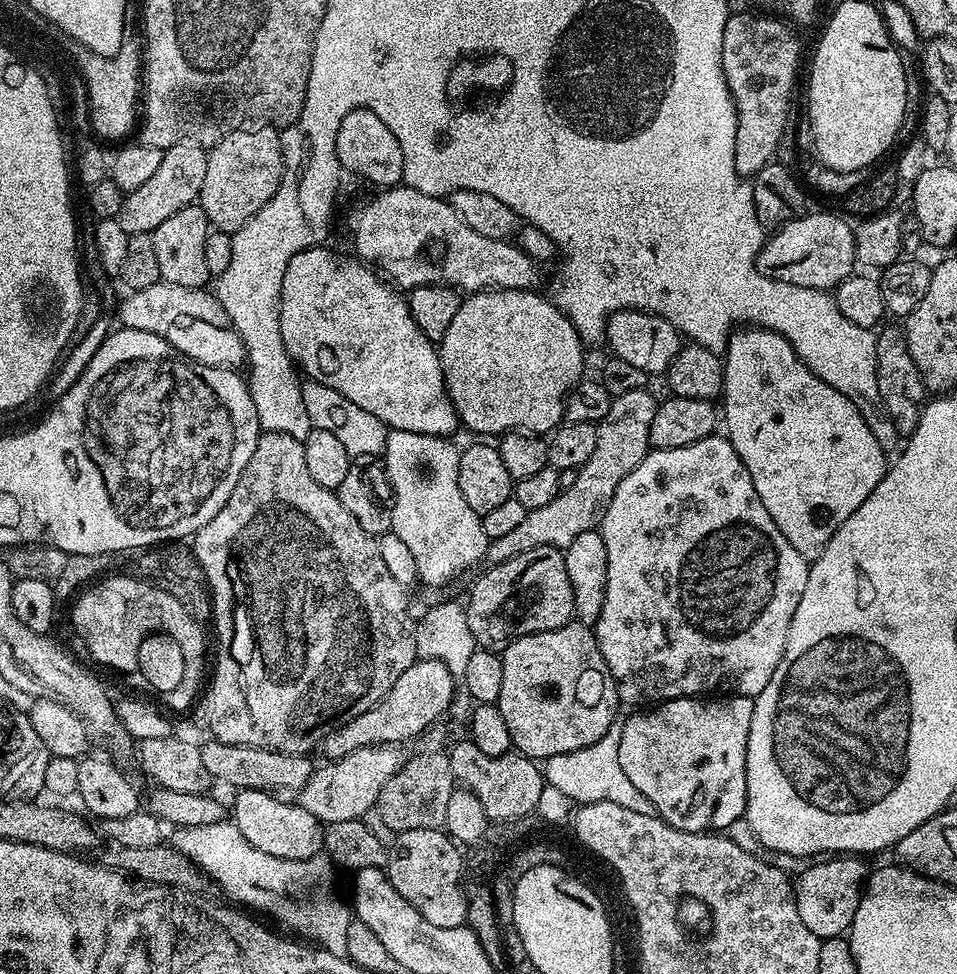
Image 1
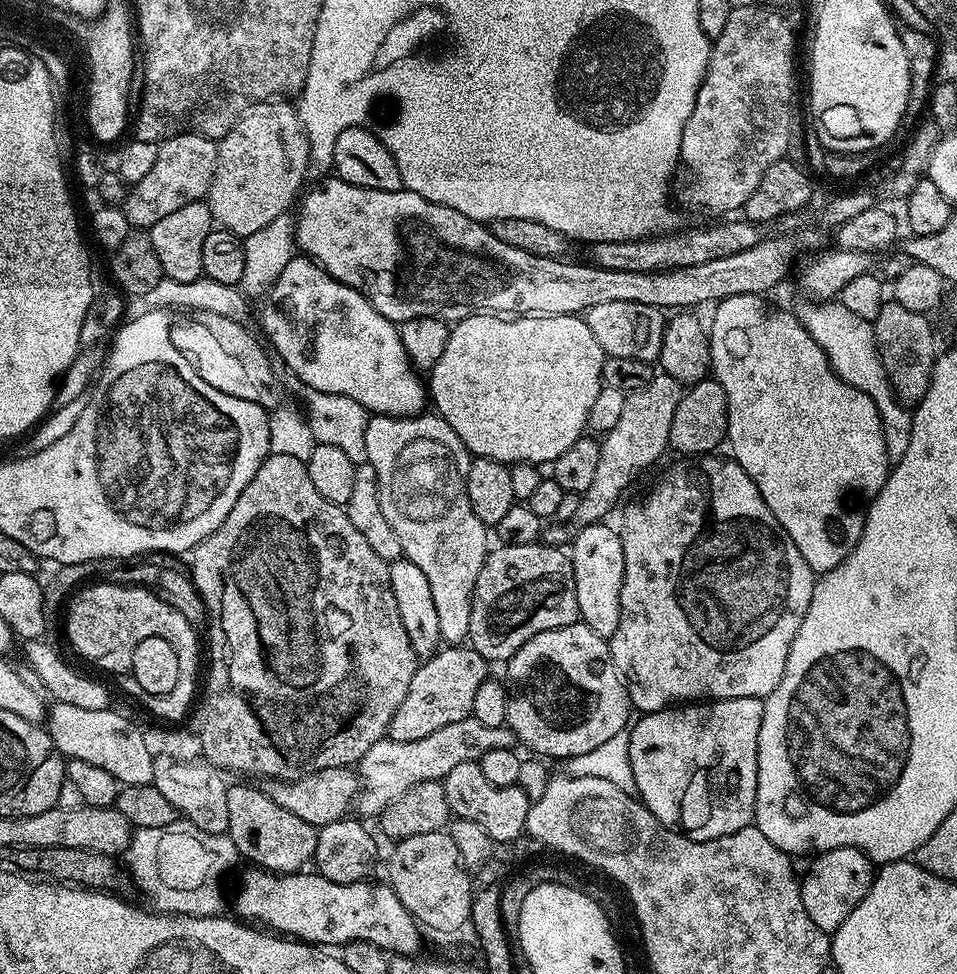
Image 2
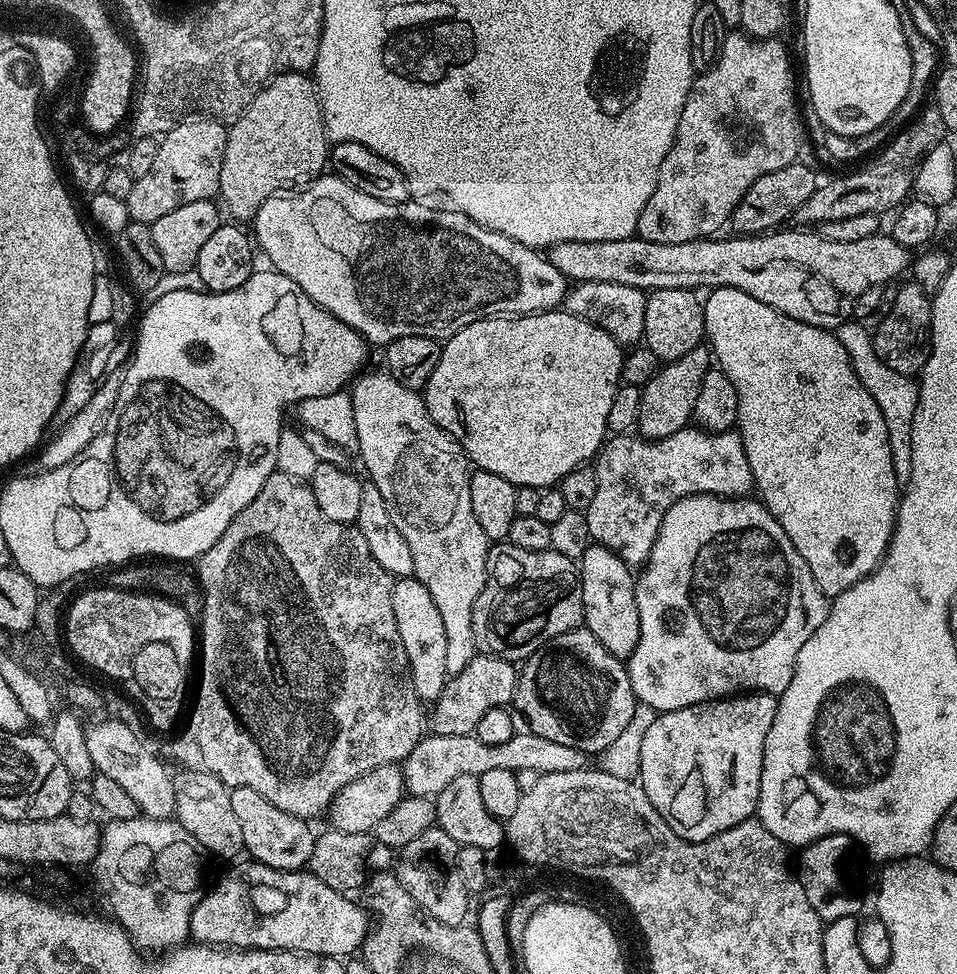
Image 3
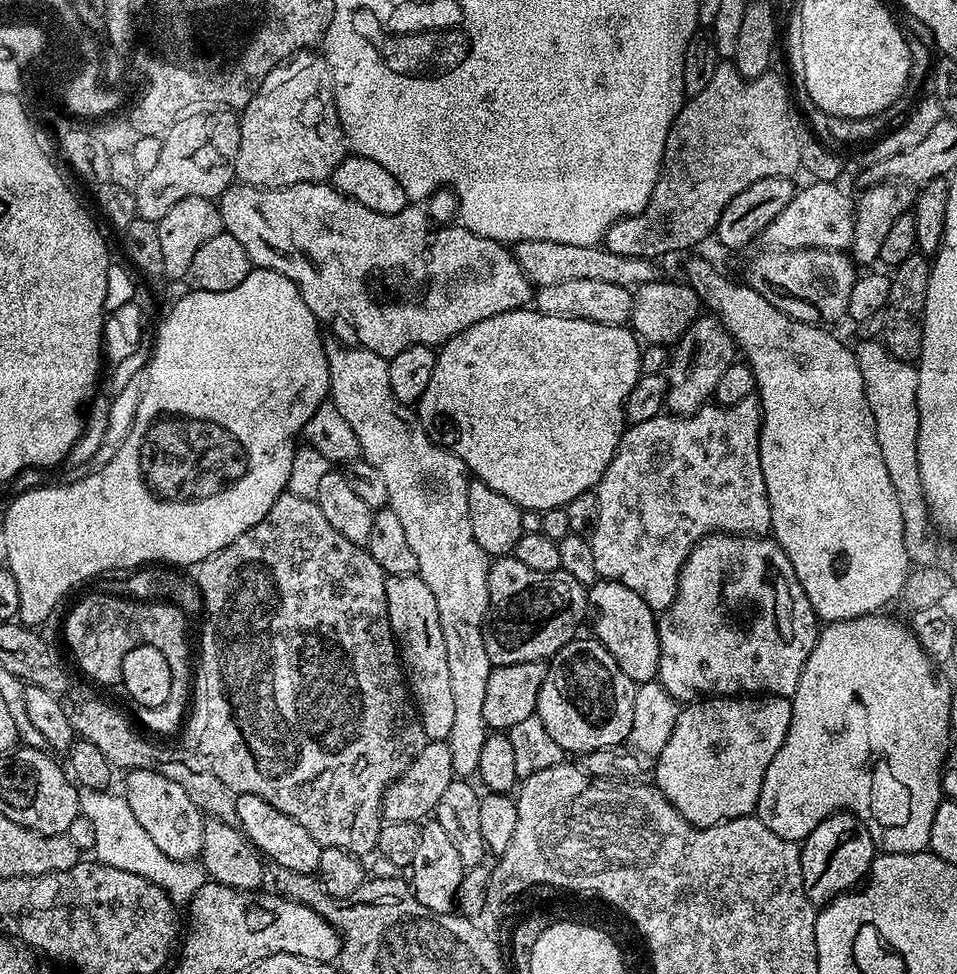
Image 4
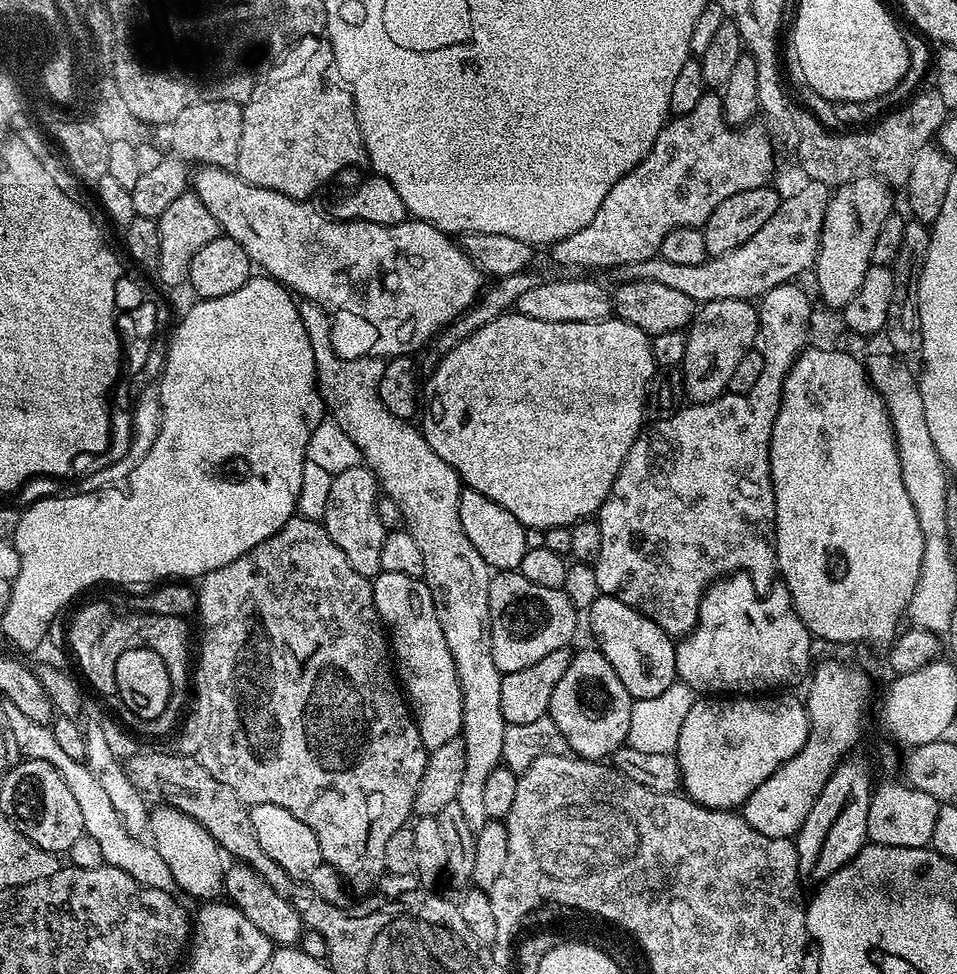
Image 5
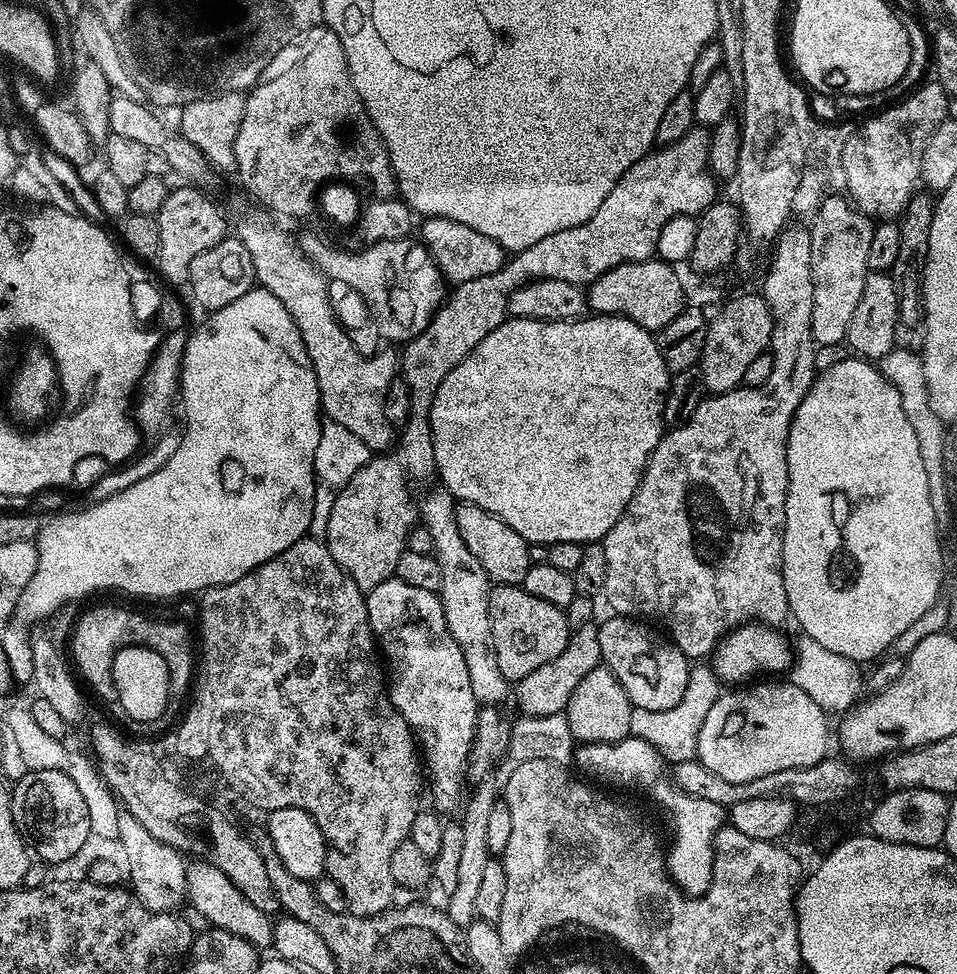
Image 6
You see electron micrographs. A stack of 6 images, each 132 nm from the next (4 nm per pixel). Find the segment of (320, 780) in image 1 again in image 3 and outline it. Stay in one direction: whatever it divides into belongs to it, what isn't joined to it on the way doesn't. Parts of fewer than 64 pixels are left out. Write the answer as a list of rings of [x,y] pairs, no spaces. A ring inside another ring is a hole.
[[[531,730],[517,731],[510,738],[510,742],[502,742],[498,746],[490,746],[482,742],[475,734],[463,736],[462,734],[446,734],[438,736],[428,734],[421,738],[410,750],[410,754],[402,761],[404,787],[407,795],[427,796],[434,798],[454,778],[463,776],[478,776],[486,774],[486,770],[534,770],[539,774],[546,772],[573,772],[588,768],[589,753],[574,746],[562,746],[562,742],[550,742],[550,738],[542,738]]]

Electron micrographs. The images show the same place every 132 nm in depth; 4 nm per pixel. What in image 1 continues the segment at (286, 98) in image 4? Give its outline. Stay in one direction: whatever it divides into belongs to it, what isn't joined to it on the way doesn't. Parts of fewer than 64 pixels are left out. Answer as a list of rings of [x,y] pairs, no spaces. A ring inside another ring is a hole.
[[[245,126],[238,132],[226,134],[217,144],[212,145],[208,152],[206,162],[206,179],[202,182],[200,199],[198,201],[200,209],[206,214],[209,225],[213,229],[234,233],[240,229],[278,190],[280,176],[284,173],[284,155],[280,145],[280,132],[271,126]]]

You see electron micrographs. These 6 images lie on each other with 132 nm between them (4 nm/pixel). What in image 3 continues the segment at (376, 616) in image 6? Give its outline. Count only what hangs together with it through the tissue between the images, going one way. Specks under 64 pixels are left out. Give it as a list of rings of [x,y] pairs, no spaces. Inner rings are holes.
[[[400,578],[393,583],[394,618],[398,622],[398,634],[406,650],[408,669],[414,682],[416,699],[420,702],[435,702],[442,694],[450,677],[446,670],[446,629],[442,626],[442,614],[430,598],[430,590],[415,578]]]

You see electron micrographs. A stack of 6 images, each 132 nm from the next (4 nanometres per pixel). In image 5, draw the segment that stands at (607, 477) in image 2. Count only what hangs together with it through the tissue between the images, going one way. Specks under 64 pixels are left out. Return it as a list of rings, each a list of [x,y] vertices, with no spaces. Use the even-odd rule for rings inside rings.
[[[734,298],[703,301],[686,329],[682,373],[684,392],[689,396],[687,399],[694,404],[705,404],[725,395],[738,362],[742,362],[757,340],[758,312],[749,301]]]

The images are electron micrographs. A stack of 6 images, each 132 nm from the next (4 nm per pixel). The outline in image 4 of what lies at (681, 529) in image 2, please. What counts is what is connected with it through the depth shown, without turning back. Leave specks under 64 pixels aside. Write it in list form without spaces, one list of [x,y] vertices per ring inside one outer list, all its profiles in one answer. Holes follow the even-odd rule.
[[[713,532],[710,536],[702,537],[686,558],[680,571],[680,581],[674,602],[665,612],[659,613],[656,629],[660,643],[658,683],[675,700],[691,702],[697,698],[739,696],[741,694],[767,694],[790,698],[798,690],[798,678],[806,666],[806,658],[810,658],[810,650],[814,650],[816,645],[818,617],[816,611],[810,606],[810,598],[806,598],[806,590],[802,590],[802,582],[798,582],[798,574],[794,574],[794,566],[790,566],[790,558],[775,539],[768,536],[733,536],[730,532]]]

